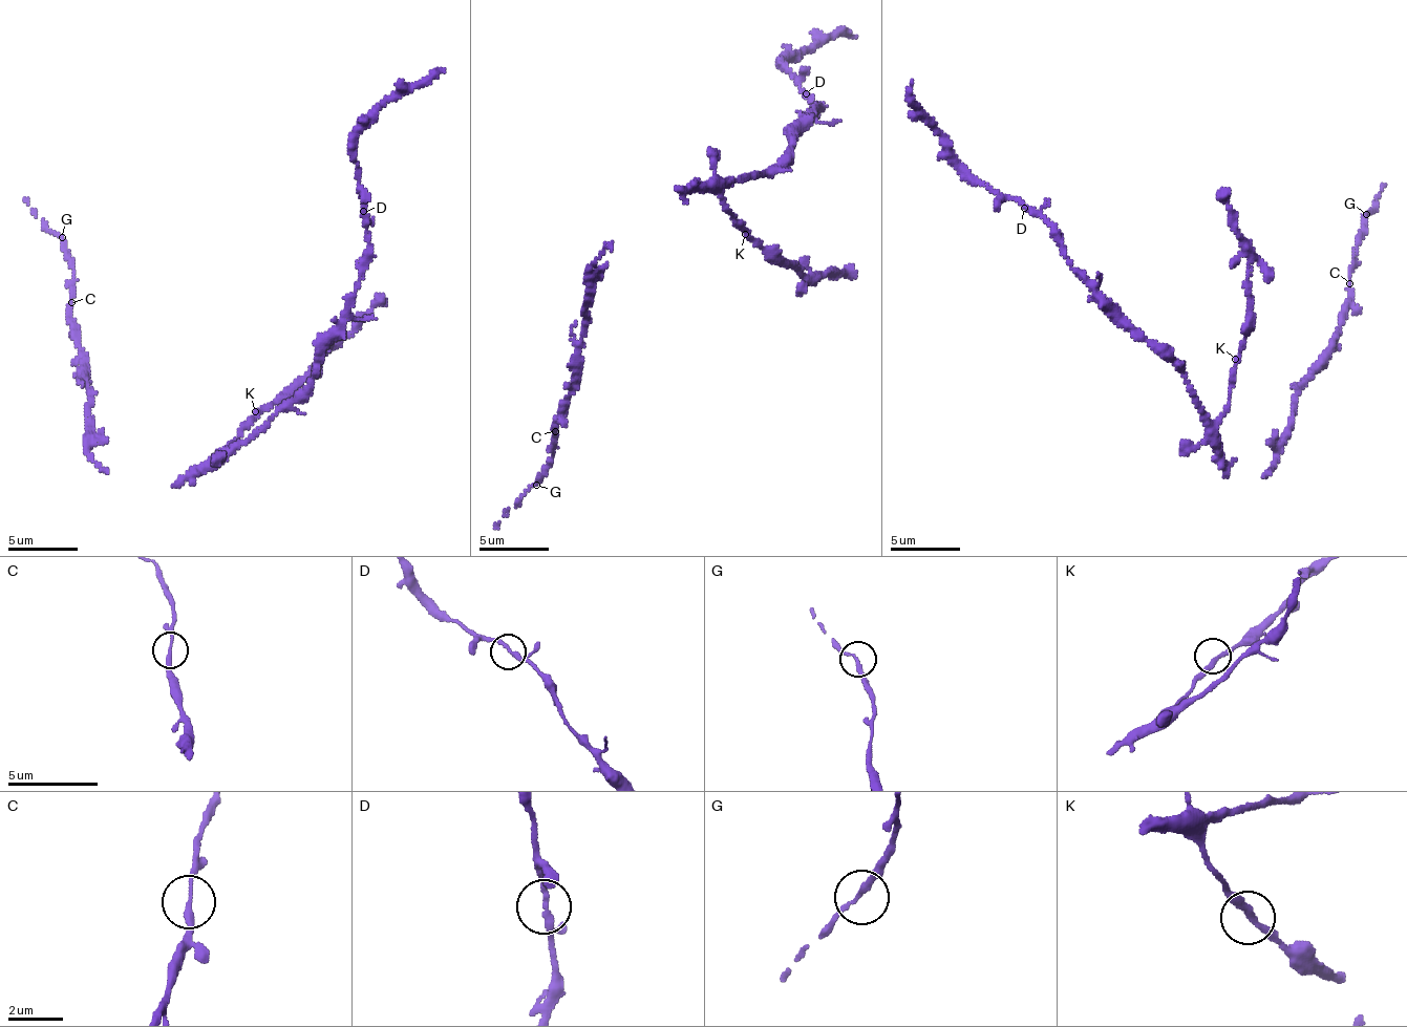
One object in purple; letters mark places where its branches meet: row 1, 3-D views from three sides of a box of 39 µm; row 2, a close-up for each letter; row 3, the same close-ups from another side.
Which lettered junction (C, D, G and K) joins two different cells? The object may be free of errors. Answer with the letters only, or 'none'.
none

